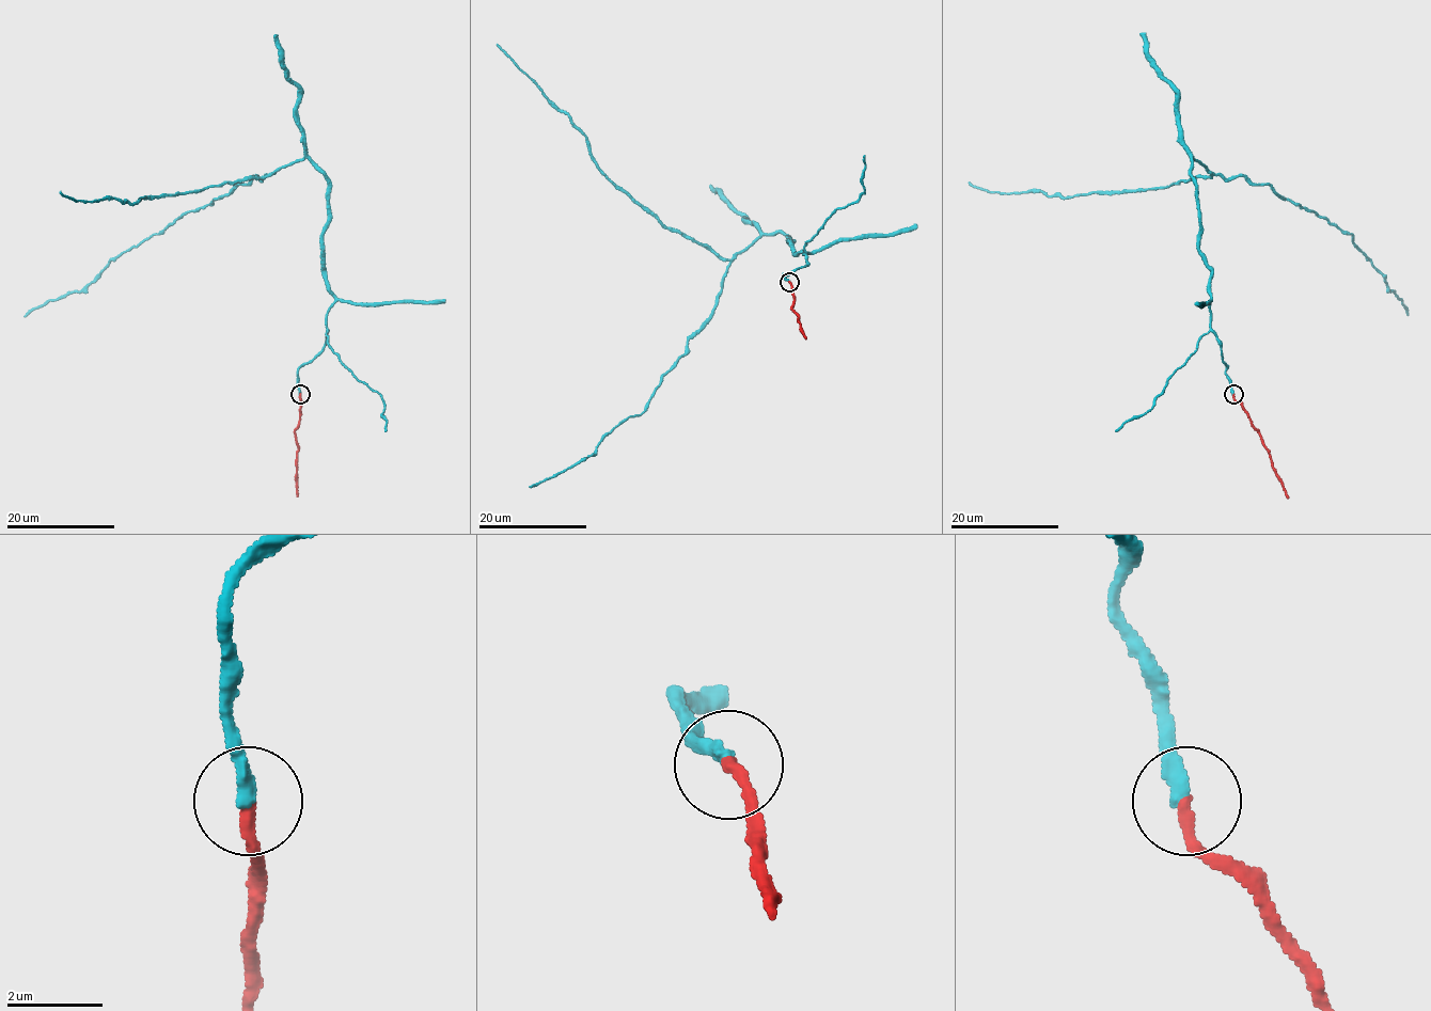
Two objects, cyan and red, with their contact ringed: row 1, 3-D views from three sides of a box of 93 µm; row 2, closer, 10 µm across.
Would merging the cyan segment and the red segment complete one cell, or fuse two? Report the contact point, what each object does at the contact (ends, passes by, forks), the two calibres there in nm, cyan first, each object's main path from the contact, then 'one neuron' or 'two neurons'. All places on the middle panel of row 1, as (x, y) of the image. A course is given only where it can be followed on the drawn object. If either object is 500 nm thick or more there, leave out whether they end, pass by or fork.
place (789, 282); cyan ends; red ends; calibres 320 and 280 nm; course cyan (789, 282), (810, 252), (786, 236), (740, 251), (713, 315), (641, 413), (529, 487); course red (789, 282), (795, 300), (791, 307), (806, 340); one neuron

